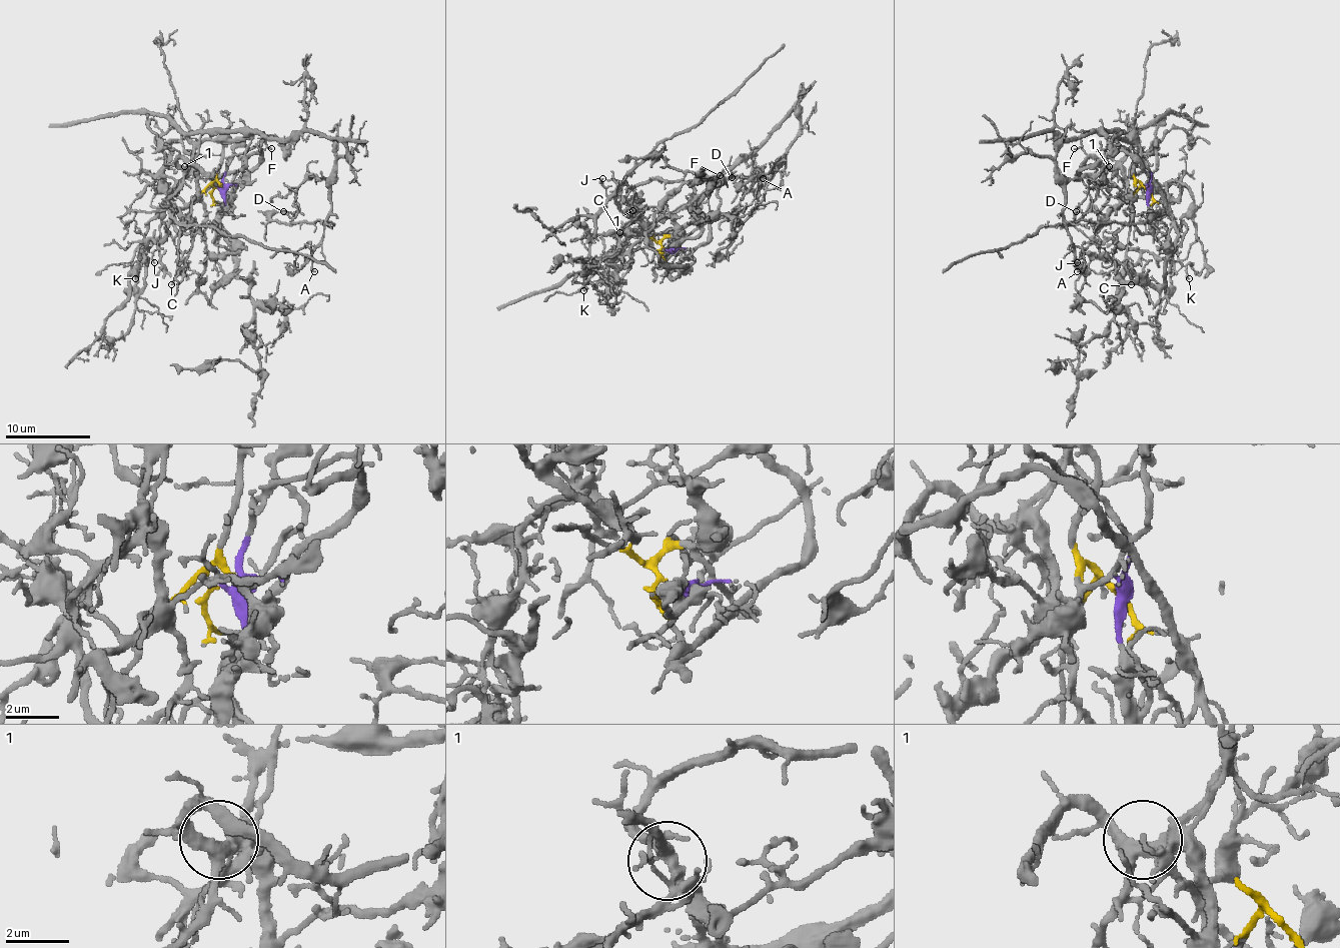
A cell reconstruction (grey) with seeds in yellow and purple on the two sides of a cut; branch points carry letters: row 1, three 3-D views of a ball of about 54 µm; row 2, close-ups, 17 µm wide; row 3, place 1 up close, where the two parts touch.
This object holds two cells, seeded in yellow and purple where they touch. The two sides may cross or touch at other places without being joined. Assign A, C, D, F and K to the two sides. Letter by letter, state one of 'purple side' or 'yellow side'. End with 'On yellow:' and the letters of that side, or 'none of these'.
A: yellow side
C: yellow side
D: yellow side
F: yellow side
K: purple side
On yellow: A, C, D, F

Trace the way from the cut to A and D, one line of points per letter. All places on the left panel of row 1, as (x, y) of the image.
A: (216, 187), (223, 149), (250, 132), (336, 136), (350, 153), (333, 164), (331, 211), (310, 249), (314, 270)
D: (216, 187), (223, 149), (250, 132), (336, 136), (350, 153), (327, 179), (301, 183), (297, 213), (282, 211)

